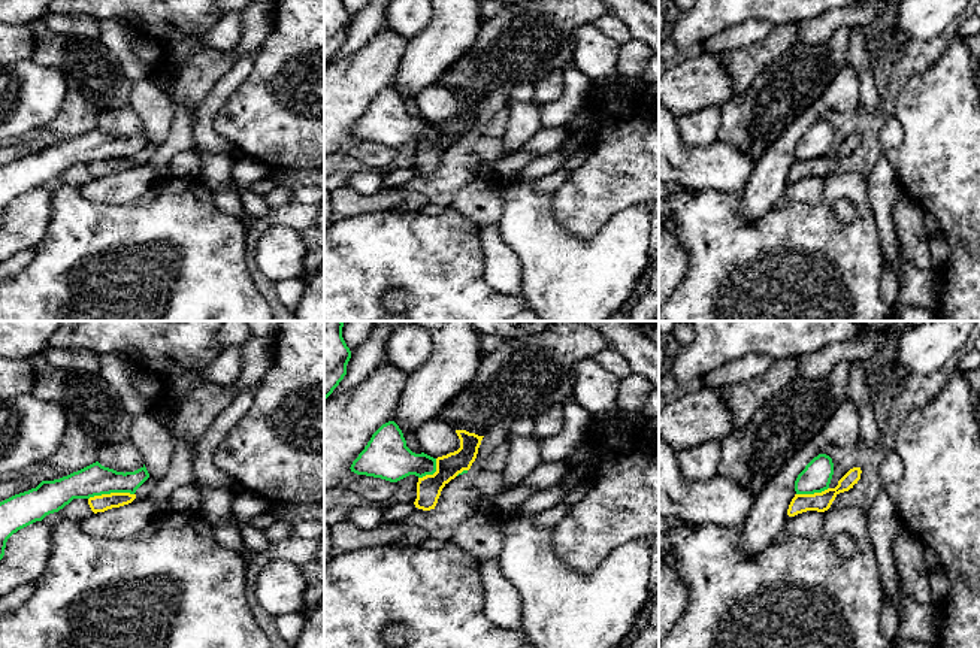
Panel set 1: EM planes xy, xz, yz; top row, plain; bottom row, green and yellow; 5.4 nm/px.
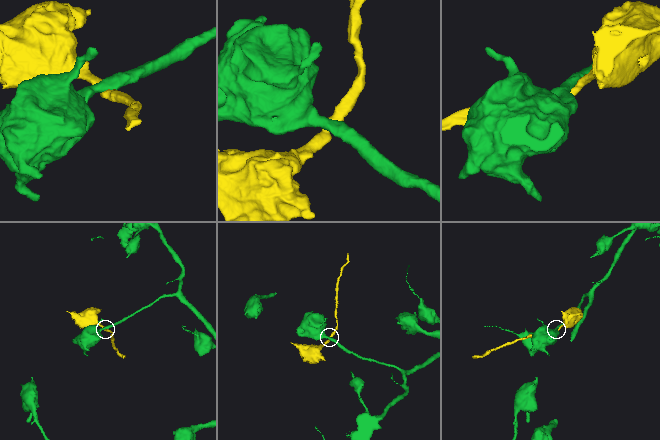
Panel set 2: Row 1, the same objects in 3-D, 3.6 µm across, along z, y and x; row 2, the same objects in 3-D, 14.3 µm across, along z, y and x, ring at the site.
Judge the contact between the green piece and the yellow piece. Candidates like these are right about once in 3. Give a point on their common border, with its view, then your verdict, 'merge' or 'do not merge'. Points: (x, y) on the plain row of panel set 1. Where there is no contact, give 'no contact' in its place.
xy (111, 157) | do not merge

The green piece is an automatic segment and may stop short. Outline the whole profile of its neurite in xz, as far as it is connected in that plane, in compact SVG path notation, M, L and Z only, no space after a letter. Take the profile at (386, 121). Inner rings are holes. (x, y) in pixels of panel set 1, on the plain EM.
M394 87L382 90L351 130L351 137L397 148L409 140L423 143L436 137L436 124L406 112Z

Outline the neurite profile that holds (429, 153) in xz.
M456 96L460 113L454 118L436 124L436 137L418 143L415 173L423 176L435 175L442 154L463 136L469 136L477 124L478 113L484 102Z

